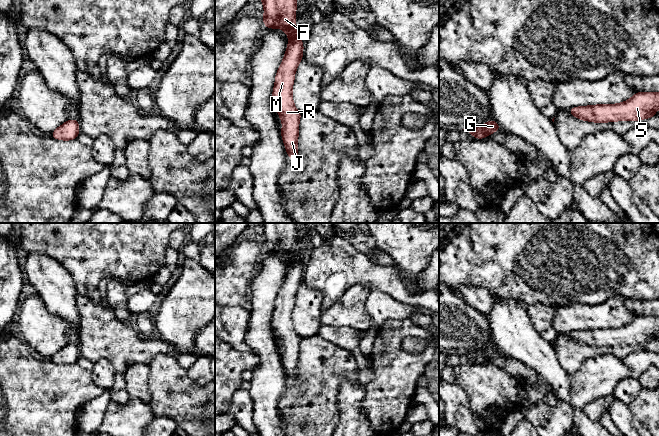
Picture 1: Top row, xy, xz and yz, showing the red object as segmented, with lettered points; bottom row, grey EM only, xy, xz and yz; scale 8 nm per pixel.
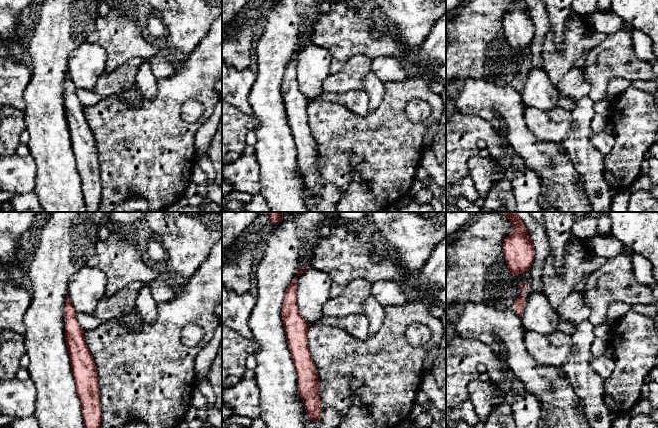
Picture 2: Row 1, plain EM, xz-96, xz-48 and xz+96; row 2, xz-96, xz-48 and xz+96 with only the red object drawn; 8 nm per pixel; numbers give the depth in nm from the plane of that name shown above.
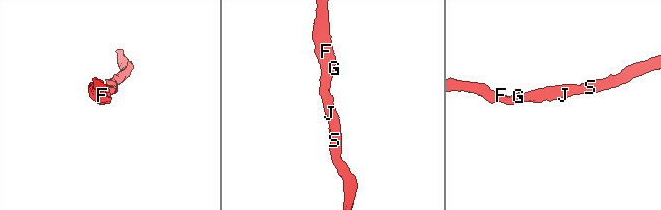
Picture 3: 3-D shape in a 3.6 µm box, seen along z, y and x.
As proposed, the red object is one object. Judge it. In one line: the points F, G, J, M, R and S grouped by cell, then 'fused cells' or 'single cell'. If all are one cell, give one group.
F G J M R S | single cell

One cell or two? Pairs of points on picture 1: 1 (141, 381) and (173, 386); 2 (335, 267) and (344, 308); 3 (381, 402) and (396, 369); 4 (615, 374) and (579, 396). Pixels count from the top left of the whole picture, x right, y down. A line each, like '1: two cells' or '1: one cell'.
1: two cells
2: two cells
3: one cell
4: one cell

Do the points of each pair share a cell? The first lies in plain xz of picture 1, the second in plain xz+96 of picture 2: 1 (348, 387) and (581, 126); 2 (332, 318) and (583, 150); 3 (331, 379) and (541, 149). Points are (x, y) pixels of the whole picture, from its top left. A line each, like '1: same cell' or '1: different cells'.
1: same cell
2: different cells
3: different cells

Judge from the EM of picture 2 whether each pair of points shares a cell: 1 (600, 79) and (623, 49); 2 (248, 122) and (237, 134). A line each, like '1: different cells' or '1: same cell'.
1: same cell
2: same cell

